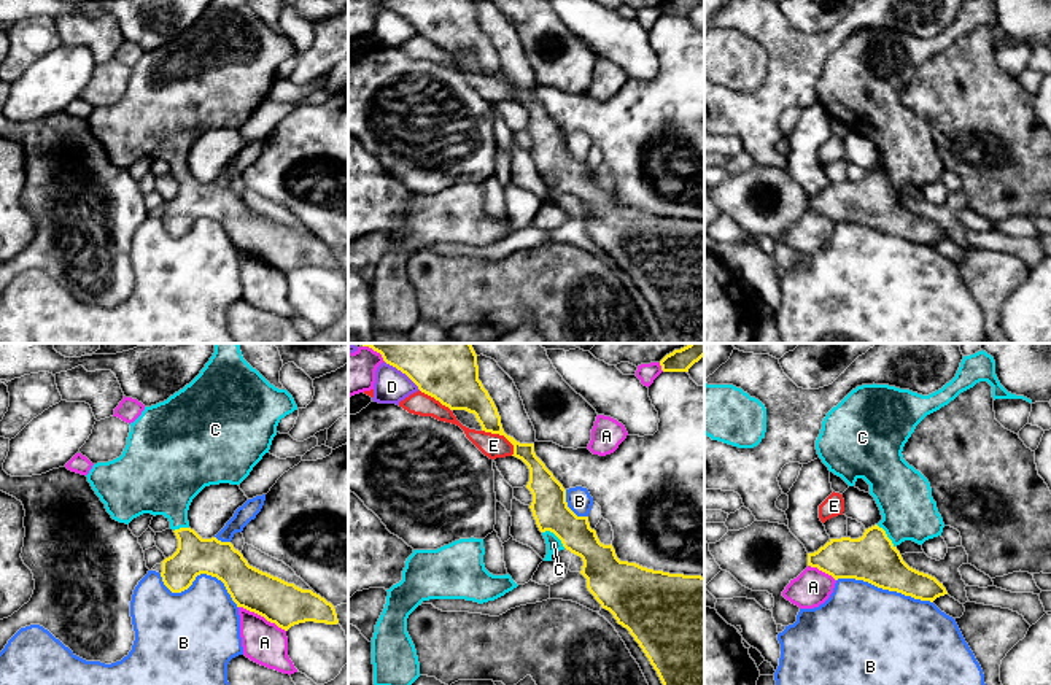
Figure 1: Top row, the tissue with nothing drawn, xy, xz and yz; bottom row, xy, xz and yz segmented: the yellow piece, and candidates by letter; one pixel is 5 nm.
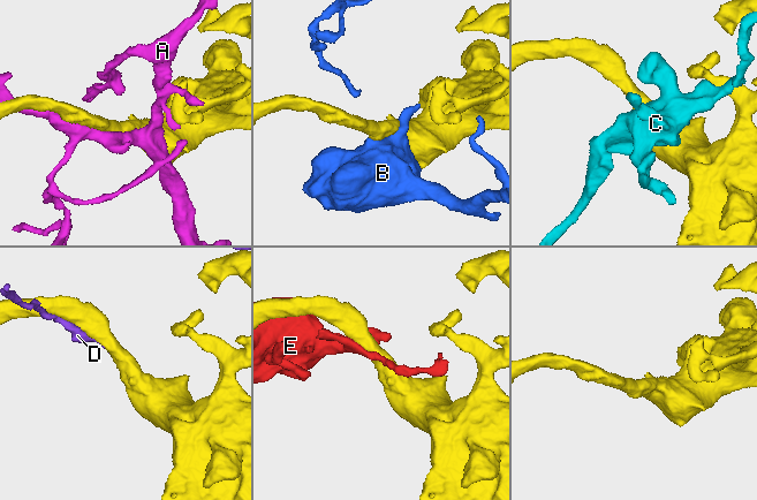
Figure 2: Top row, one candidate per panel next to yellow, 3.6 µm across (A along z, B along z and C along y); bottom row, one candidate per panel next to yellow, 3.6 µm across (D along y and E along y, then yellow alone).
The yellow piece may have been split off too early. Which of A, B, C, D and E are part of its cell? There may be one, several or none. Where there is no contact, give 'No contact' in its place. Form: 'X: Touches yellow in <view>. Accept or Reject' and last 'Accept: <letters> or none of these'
A: Touches yellow in xy. Reject
B: Touches yellow in xy. Reject
C: Touches yellow in xz. Accept
D: Touches yellow in xz. Reject
E: Touches yellow in xz. Reject
Accept: C

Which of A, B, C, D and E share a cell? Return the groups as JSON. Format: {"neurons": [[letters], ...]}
{"neurons": [["A"], ["B"], ["C"], ["D"], ["E"]]}

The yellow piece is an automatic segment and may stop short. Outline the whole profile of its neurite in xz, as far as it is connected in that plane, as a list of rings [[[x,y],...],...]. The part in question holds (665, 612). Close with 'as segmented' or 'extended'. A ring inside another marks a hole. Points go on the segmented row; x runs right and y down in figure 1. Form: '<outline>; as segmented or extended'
[[[363,343],[363,346],[369,346],[380,353],[386,364],[405,373],[421,393],[434,397],[450,410],[466,410],[474,413],[482,426],[482,431],[504,435],[514,445],[512,456],[522,459],[529,469],[529,482],[526,485],[533,494],[529,509],[547,544],[547,555],[544,561],[552,561],[552,555],[564,548],[580,556],[584,561],[580,574],[587,579],[588,591],[603,609],[614,615],[619,625],[630,631],[657,671],[661,683],[704,685],[704,577],[669,574],[647,569],[636,563],[620,561],[612,544],[601,544],[596,531],[590,528],[588,517],[577,517],[568,507],[566,490],[536,456],[534,443],[520,443],[504,432],[498,408],[479,380],[477,354],[471,343]]]; extended

